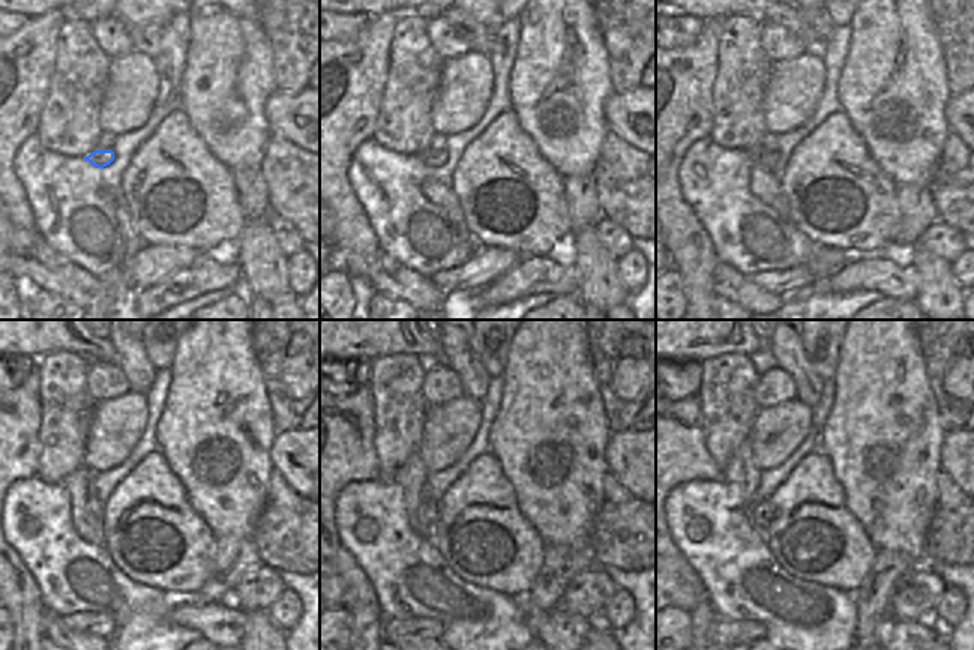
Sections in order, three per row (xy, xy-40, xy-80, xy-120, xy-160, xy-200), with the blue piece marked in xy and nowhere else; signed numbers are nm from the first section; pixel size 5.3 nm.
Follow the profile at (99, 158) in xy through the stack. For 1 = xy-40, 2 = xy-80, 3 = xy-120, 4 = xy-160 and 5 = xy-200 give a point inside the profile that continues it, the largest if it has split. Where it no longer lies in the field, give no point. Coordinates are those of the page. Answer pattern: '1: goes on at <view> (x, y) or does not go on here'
1: goes on at xy-40 (435, 158)
2: goes on at xy-80 (766, 158)
3: goes on at xy-120 (93, 502)
4: goes on at xy-160 (429, 508)
5: goes on at xy-200 (761, 515)

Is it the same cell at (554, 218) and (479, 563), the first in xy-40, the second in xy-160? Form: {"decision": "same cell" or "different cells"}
{"decision": "same cell"}

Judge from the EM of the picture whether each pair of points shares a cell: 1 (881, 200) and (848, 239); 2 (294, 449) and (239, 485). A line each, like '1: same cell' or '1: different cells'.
1: same cell
2: different cells

